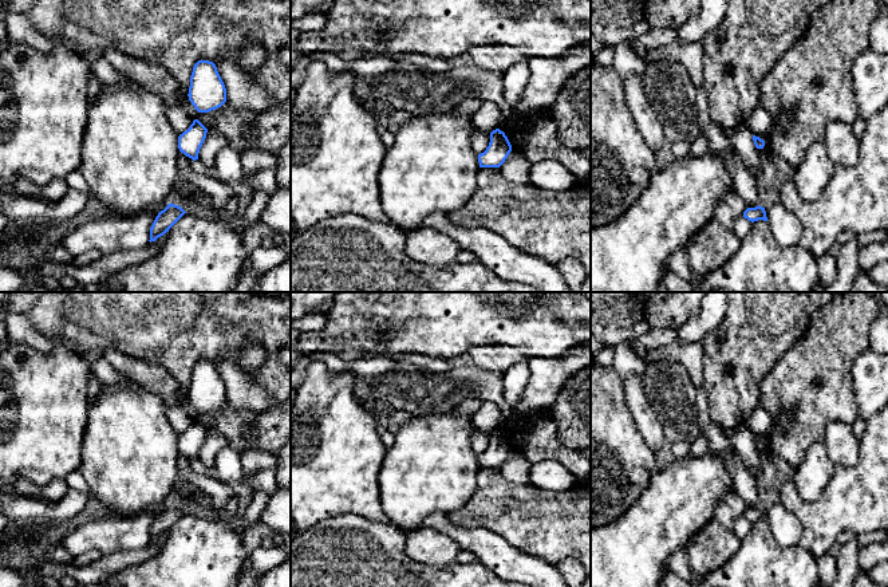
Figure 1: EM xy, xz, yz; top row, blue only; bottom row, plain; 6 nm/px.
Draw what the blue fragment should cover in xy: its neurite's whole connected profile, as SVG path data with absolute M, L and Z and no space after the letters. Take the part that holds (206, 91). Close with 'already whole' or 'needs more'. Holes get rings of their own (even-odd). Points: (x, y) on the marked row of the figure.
M213 62L194 64L188 96L198 113L209 113L226 102L226 88Z; already whole

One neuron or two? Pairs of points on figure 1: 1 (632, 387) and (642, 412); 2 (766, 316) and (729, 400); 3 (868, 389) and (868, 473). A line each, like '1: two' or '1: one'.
1: one
2: one
3: two

